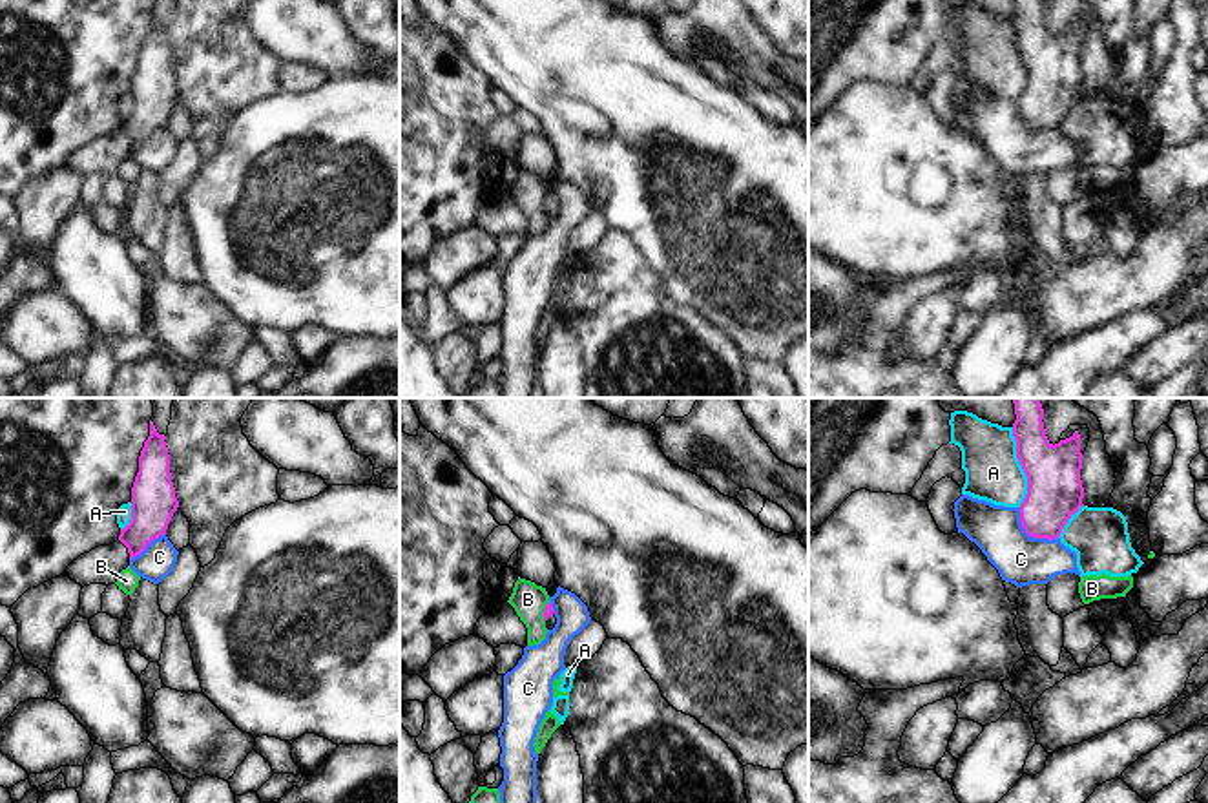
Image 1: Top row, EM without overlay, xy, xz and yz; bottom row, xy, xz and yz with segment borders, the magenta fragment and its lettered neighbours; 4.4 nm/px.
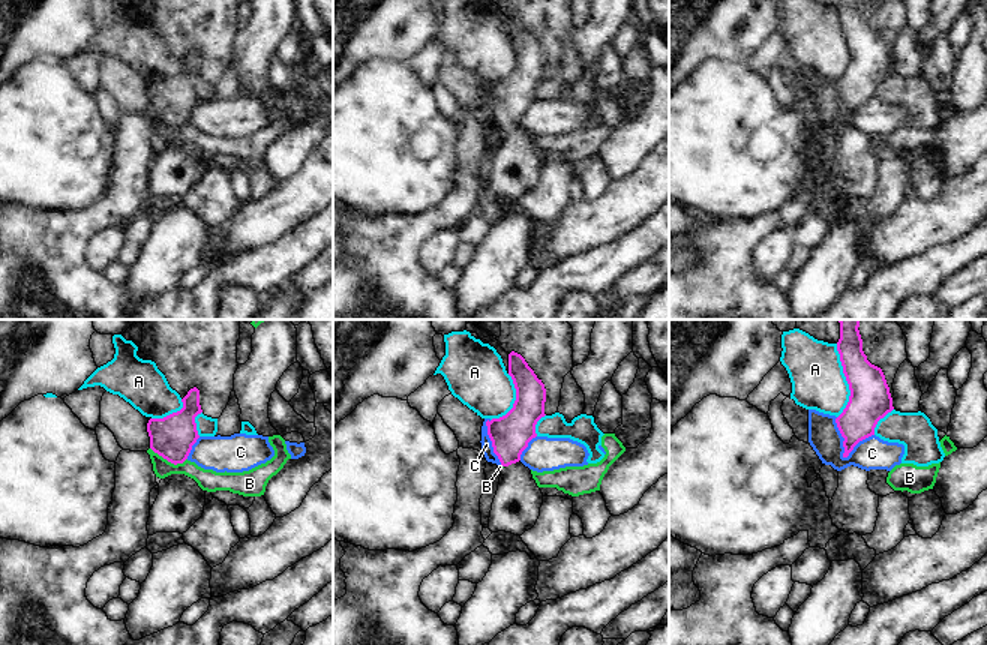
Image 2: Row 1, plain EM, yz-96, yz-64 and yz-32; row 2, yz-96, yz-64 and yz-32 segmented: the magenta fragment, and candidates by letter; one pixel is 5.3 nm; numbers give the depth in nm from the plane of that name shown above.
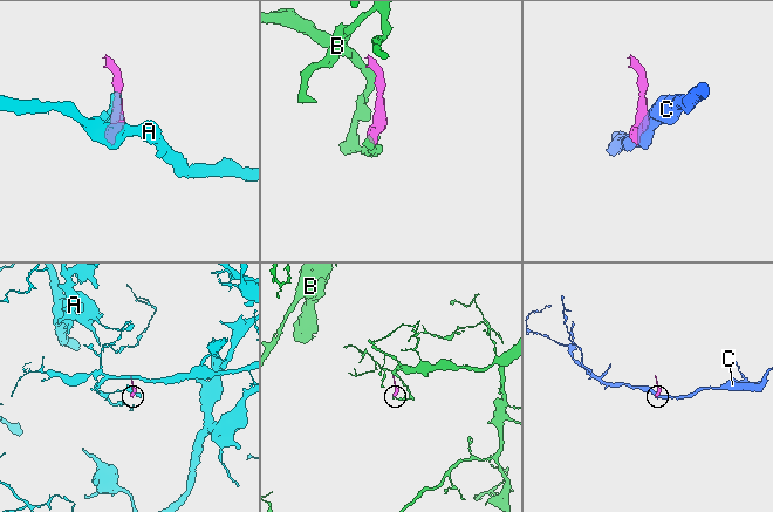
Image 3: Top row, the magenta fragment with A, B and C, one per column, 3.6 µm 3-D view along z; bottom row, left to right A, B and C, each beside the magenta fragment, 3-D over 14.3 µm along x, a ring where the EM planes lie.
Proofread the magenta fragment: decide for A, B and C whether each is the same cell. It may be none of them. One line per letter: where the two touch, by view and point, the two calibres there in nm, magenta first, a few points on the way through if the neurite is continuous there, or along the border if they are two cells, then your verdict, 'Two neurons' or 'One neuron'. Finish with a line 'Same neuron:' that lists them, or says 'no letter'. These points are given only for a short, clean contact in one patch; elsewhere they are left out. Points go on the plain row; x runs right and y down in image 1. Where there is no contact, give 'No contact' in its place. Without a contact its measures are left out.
A: Touches magenta at yz (1022, 59). Thickness 240 nm (magenta) against 260 nm. Two neurons
B: Touches magenta at xz (544, 203). Thickness 50 nm (magenta) against 150 nm. Boundary: xz (548, 192), (542, 203), (544, 214). Two neurons
C: Touches magenta at yz (1030, 126). Thickness 240 nm (magenta) against 220 nm. Boundary: yz (1019, 99), (1019, 110), (1030, 126), (1057, 130). Two neurons
Same neuron: no letter

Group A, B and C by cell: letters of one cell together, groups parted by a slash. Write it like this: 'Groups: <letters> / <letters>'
Groups: A / B / C

